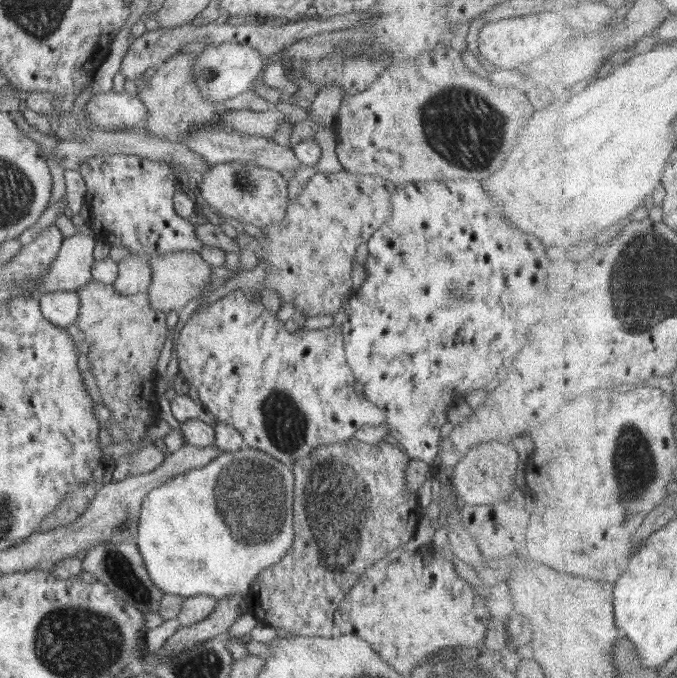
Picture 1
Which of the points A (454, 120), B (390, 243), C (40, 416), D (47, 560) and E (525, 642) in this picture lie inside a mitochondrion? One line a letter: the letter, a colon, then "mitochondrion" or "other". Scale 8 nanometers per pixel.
A: mitochondrion
B: other
C: other
D: mitochondrion
E: other

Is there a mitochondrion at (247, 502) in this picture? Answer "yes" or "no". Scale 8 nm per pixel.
yes

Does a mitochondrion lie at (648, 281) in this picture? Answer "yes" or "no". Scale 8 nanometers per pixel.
yes

